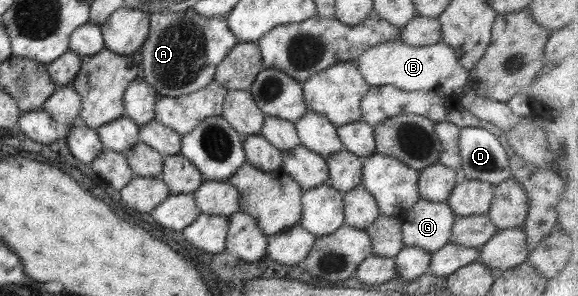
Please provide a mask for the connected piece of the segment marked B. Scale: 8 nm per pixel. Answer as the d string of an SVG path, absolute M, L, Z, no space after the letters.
M400 39L374 44L356 56L356 67L371 87L393 85L405 92L434 92L456 97L468 80L468 72L458 63L455 50L445 43L410 47Z

